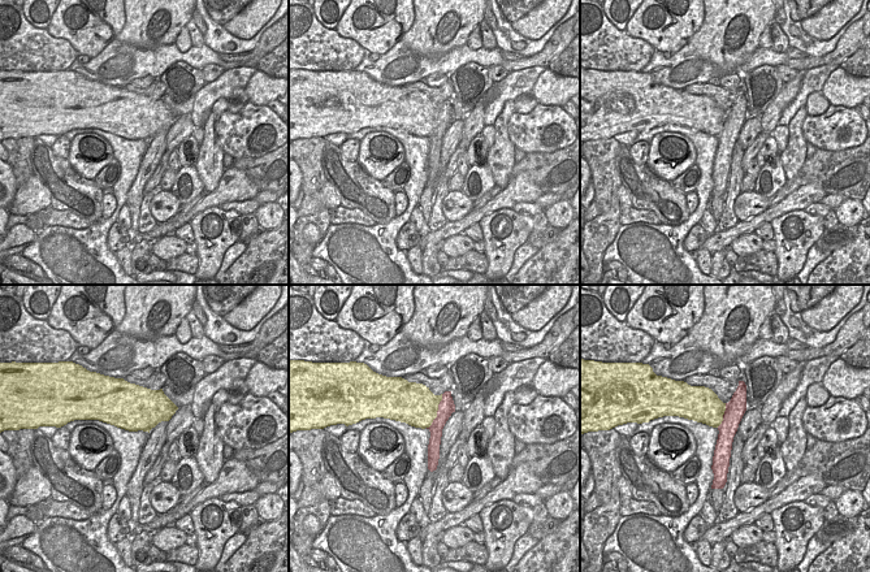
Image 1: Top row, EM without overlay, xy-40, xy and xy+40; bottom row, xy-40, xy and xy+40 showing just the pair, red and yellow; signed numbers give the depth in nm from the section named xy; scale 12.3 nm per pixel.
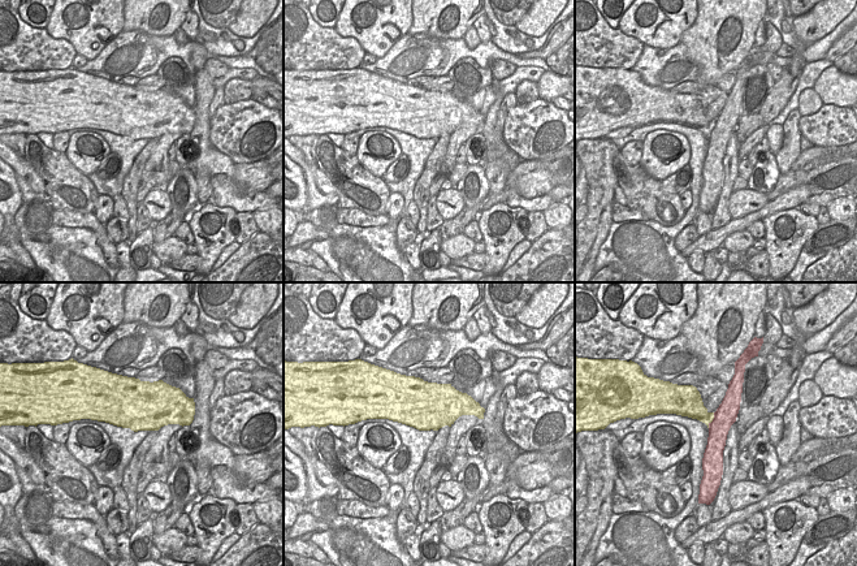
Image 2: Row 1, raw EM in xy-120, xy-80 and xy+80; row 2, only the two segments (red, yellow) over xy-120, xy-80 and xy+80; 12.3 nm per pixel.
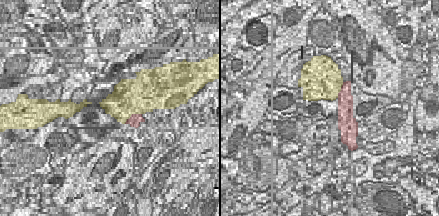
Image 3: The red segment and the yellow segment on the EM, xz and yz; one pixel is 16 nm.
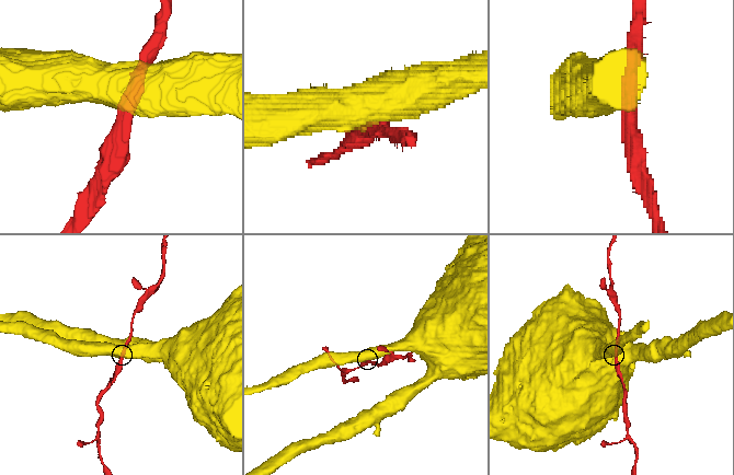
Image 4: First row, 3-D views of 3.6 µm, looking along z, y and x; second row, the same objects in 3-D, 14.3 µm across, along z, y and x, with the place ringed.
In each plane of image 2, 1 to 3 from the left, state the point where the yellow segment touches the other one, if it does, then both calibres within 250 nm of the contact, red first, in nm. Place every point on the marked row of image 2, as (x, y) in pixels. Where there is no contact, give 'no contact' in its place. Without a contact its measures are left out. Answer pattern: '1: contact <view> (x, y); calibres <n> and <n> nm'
1: no contact
2: no contact
3: contact xy+80 (713, 420); calibres 280 and 220 nm

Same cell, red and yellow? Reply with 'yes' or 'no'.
yes

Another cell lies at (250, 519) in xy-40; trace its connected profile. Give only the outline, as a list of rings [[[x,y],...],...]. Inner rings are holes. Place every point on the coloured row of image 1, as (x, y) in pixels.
[[[254,504],[241,506],[241,512],[242,524],[239,526],[239,532],[248,536],[248,533],[252,532],[255,526],[260,523],[260,517]]]

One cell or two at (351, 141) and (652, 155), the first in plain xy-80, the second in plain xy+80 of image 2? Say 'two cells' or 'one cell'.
two cells

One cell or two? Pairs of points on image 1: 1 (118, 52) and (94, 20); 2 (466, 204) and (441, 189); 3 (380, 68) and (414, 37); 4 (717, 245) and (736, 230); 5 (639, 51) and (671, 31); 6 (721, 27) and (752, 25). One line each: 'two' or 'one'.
1: two
2: two
3: two
4: one
5: two
6: one

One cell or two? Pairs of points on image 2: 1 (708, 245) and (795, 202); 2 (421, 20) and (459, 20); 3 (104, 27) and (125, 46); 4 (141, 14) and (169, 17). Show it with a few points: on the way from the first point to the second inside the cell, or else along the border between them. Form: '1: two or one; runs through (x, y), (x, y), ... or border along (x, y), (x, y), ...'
1: one; runs through (730, 228), (773, 207)
2: one; runs through (432, 22), (442, 33), (448, 33), (451, 29)
3: two; border along (121, 30), (94, 59)
4: one; runs through (147, 14), (163, 14)

